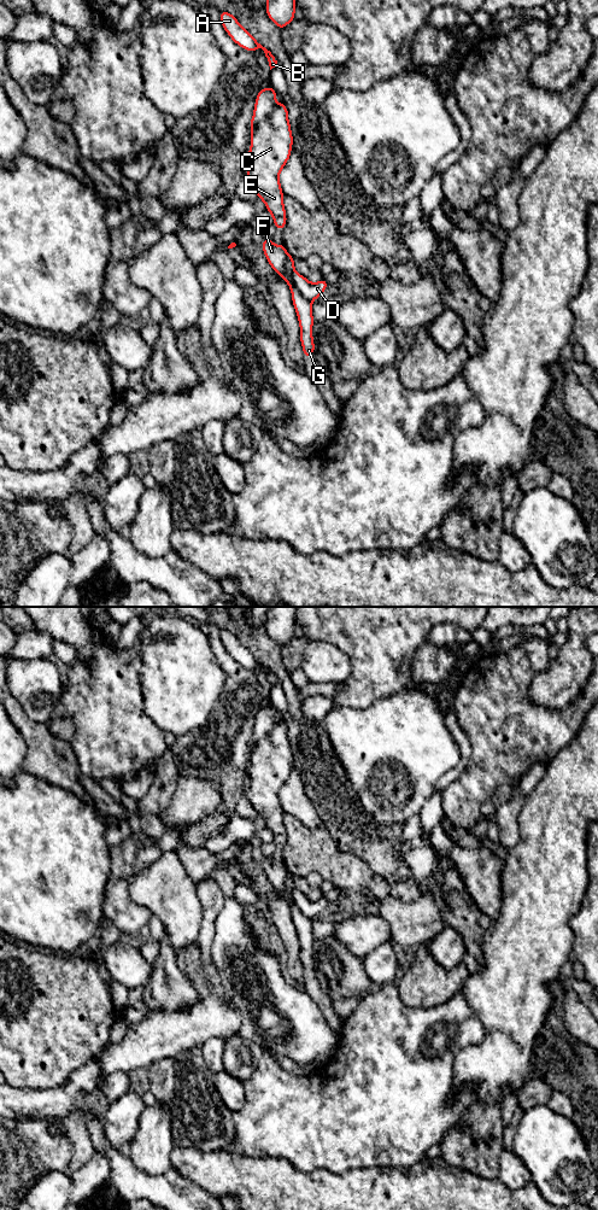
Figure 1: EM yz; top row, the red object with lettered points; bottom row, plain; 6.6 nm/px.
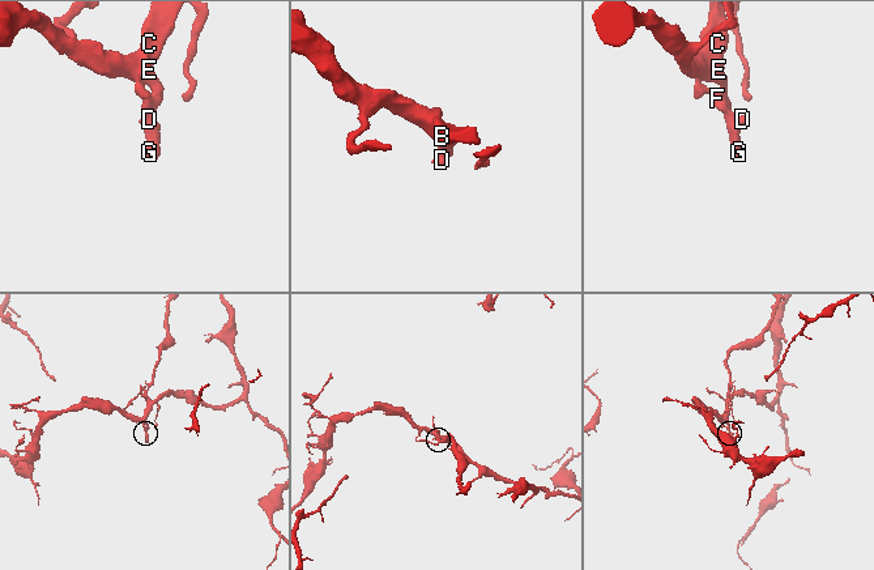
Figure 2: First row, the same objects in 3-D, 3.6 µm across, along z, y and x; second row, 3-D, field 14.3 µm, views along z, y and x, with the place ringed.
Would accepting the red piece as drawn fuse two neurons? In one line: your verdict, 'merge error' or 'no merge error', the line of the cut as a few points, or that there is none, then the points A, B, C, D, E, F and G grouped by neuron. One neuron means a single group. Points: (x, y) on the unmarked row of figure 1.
merge error | yz (292, 890), (292, 898), (297, 907), (310, 919) | A B D F / C E G

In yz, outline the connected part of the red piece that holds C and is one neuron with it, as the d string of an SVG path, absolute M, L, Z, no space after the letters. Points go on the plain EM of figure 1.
M276 721L251 754L248 767L250 787L246 789L252 807L265 820L274 842L283 849L287 840L285 813L280 802L280 790L291 774L293 753L287 724Z

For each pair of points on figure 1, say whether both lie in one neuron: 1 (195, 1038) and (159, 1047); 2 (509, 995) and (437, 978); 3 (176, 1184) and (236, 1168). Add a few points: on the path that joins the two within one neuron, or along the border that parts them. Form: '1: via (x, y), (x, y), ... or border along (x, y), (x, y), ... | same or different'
1: via (187, 1038), (168, 1039) | same
2: border along (468, 974), (459, 989) | different
3: border along (180, 1171), (215, 1196) | different

